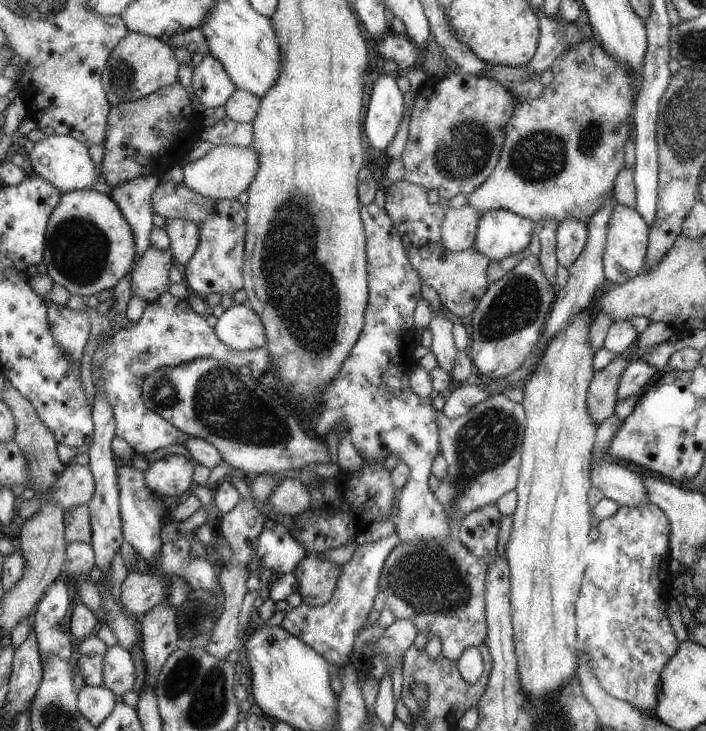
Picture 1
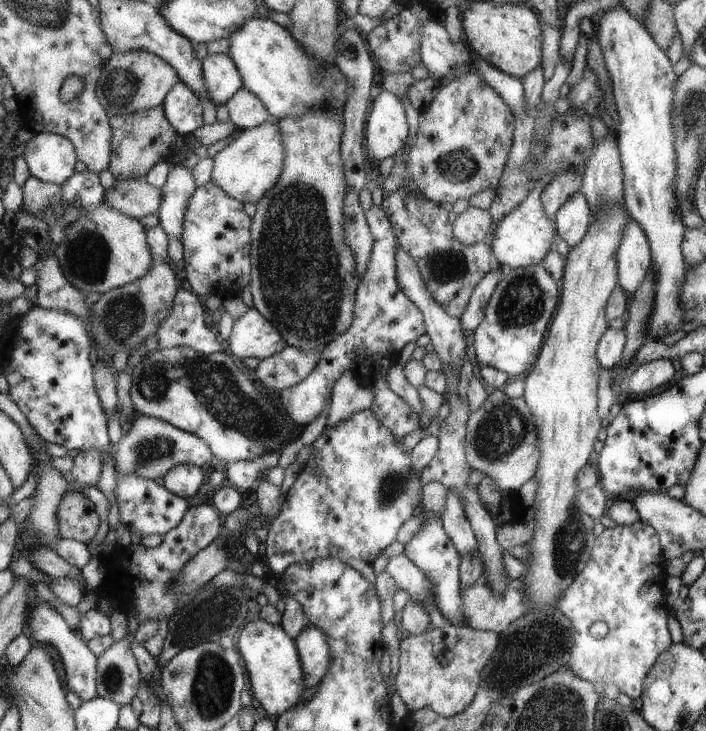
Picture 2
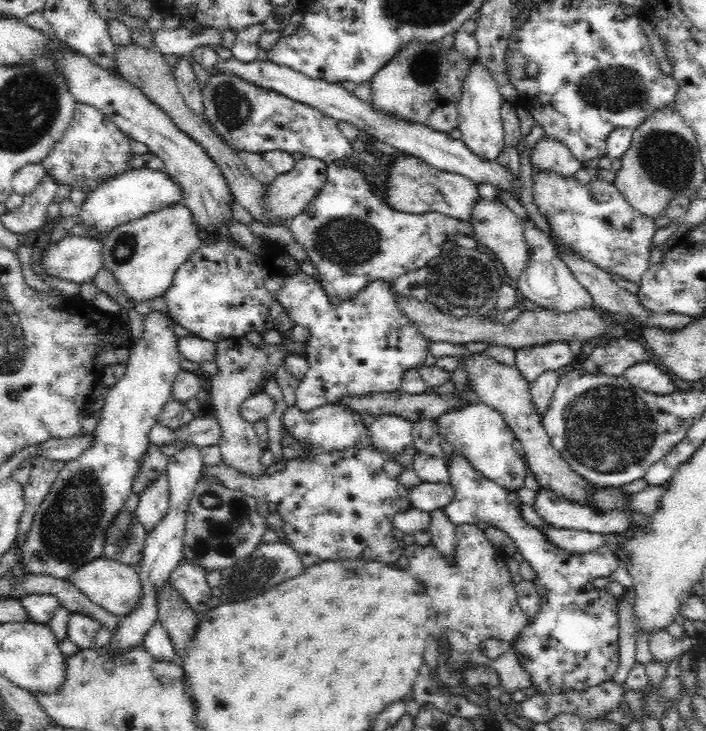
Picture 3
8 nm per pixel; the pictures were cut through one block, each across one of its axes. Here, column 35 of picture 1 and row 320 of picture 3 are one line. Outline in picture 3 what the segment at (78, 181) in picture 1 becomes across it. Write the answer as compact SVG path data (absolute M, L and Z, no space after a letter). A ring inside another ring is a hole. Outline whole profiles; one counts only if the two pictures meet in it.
M152 310L144 316L143 322L142 332L129 350L124 377L105 390L107 397L102 407L100 422L94 430L93 446L84 450L84 454L80 454L78 458L65 463L23 540L19 550L19 566L24 566L24 571L27 570L28 573L46 574L66 580L72 570L76 572L85 562L103 556L104 533L130 494L131 480L136 474L135 470L139 469L140 457L143 457L150 446L148 430L157 423L162 407L172 403L173 382L183 370L182 356L178 348L179 336L174 331L175 323L169 314Z

